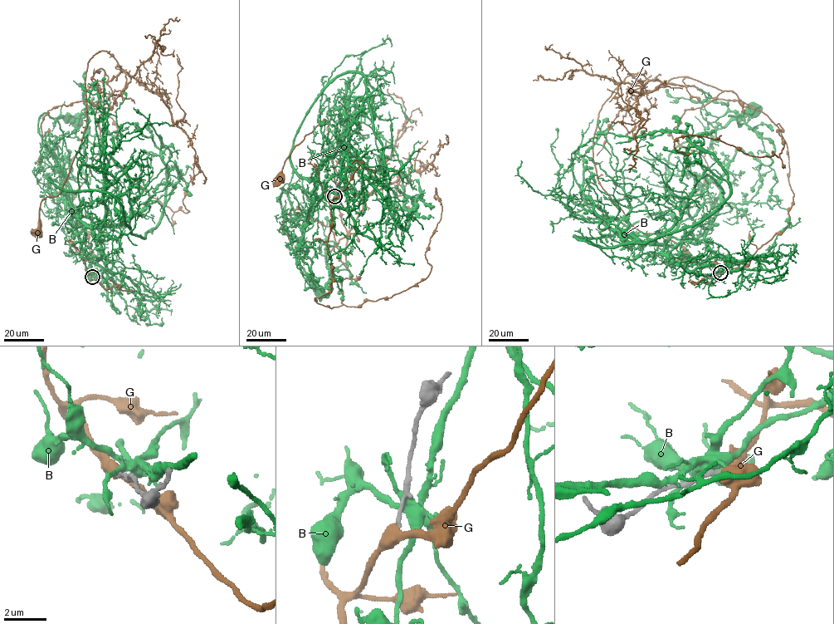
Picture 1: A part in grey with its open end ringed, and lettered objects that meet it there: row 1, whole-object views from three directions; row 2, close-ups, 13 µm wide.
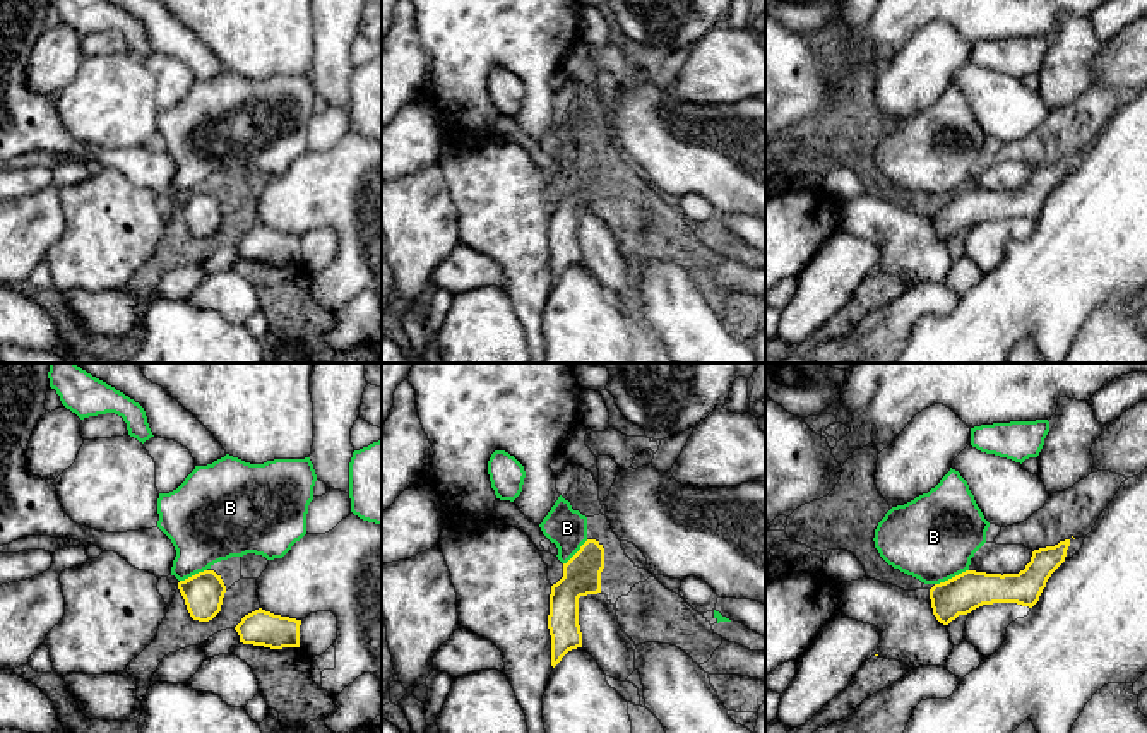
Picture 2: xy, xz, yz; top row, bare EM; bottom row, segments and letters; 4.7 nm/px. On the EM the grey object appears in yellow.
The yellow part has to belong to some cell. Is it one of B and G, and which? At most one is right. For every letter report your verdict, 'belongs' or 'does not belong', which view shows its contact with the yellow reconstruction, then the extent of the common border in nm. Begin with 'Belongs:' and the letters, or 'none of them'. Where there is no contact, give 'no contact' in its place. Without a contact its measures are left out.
Belongs: none of them
B: does not belong; contact in yz; length 180 nm
G: does not belong; no contact

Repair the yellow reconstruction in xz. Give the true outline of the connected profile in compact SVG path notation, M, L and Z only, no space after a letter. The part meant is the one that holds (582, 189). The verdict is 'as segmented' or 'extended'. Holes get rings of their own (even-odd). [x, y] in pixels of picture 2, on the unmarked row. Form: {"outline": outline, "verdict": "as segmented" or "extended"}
{"outline": "M587 156L580 166L563 180L563 194L551 202L548 245L551 252L551 283L577 264L582 264L579 241L579 214L601 209L604 164Z", "verdict": "as segmented"}

